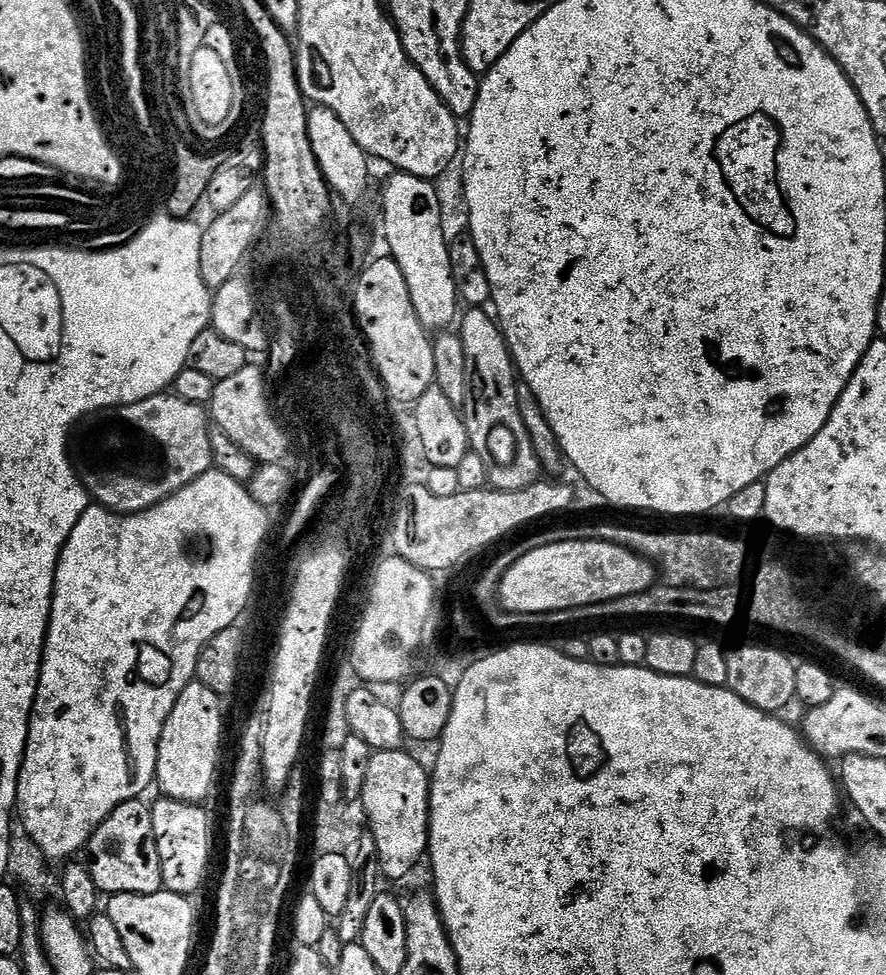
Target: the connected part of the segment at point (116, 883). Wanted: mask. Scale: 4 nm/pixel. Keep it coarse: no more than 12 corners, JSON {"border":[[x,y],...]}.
{"border":[[118,806],[86,845],[100,894],[164,888],[152,809]]}

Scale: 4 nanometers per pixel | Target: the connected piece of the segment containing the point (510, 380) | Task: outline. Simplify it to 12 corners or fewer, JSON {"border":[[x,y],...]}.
{"border":[[484,308],[459,317],[462,415],[488,484],[541,479],[518,410],[518,373]]}

